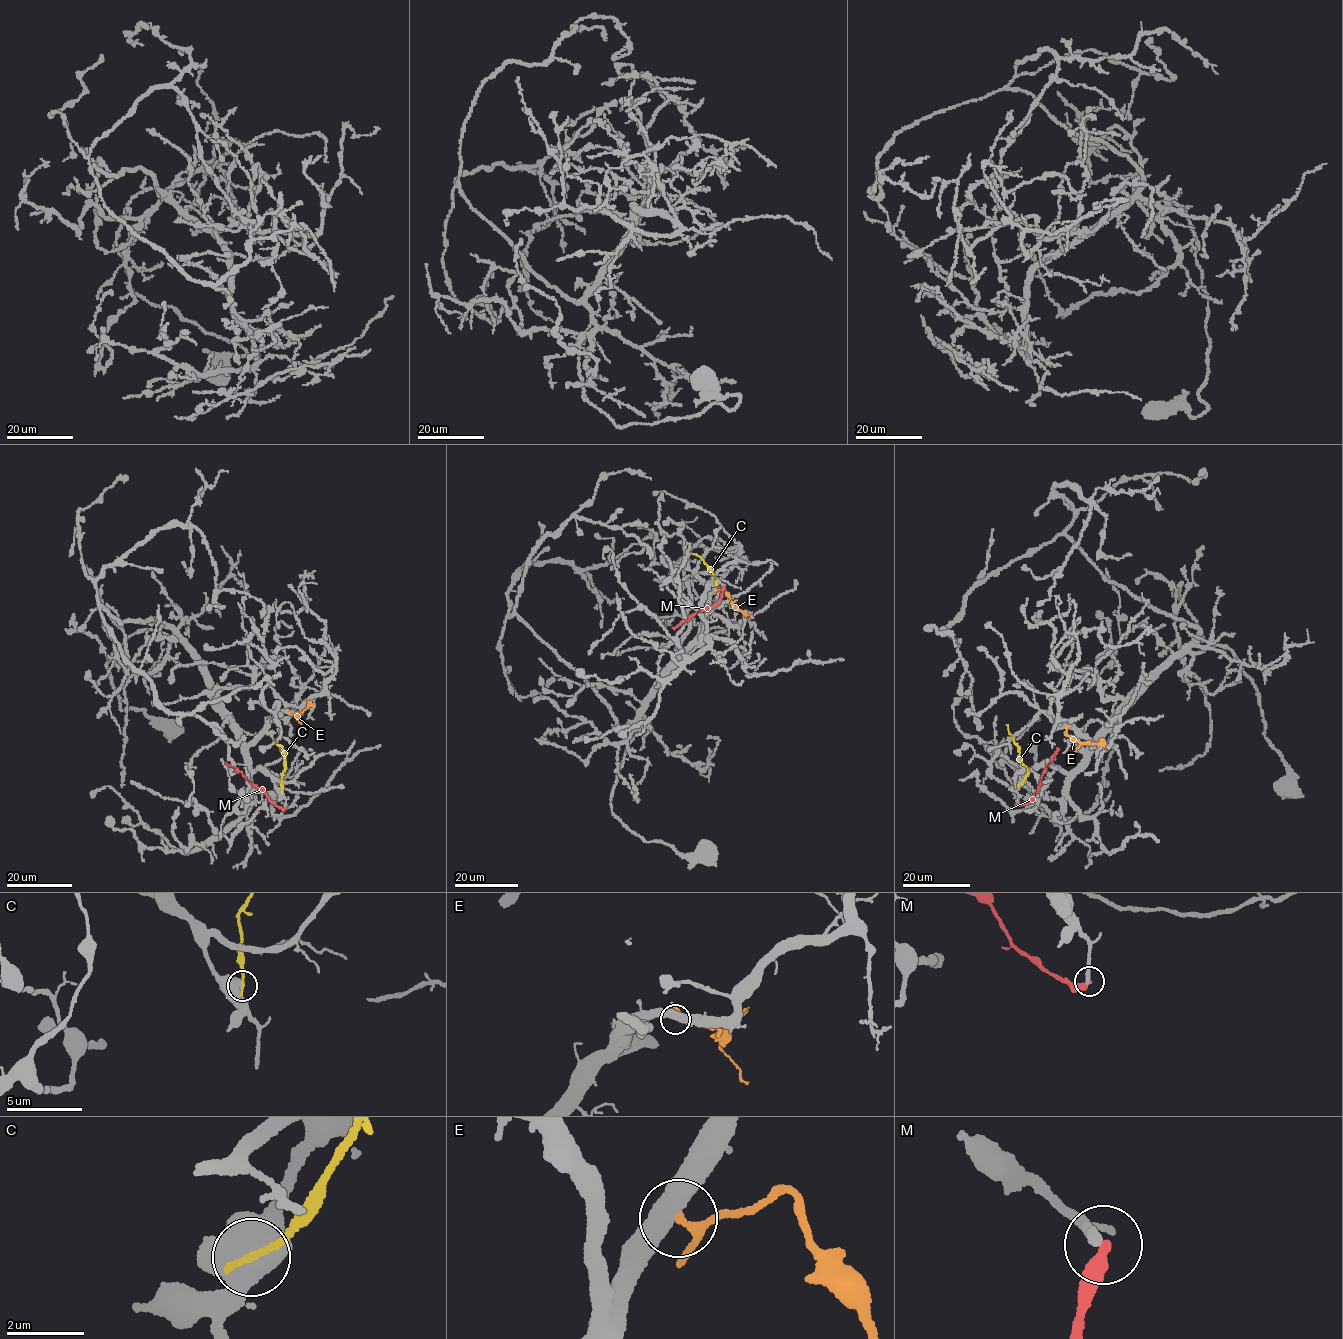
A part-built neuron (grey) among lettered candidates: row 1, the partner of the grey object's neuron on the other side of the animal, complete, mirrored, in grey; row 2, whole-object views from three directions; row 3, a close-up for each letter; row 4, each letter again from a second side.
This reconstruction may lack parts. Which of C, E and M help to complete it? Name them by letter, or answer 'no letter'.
no letter

